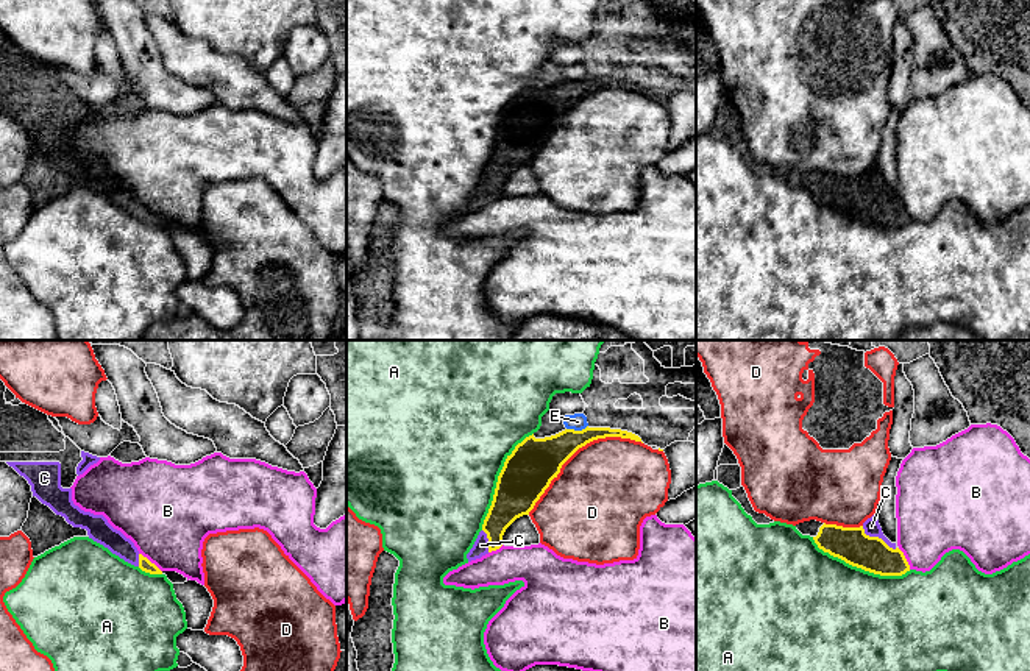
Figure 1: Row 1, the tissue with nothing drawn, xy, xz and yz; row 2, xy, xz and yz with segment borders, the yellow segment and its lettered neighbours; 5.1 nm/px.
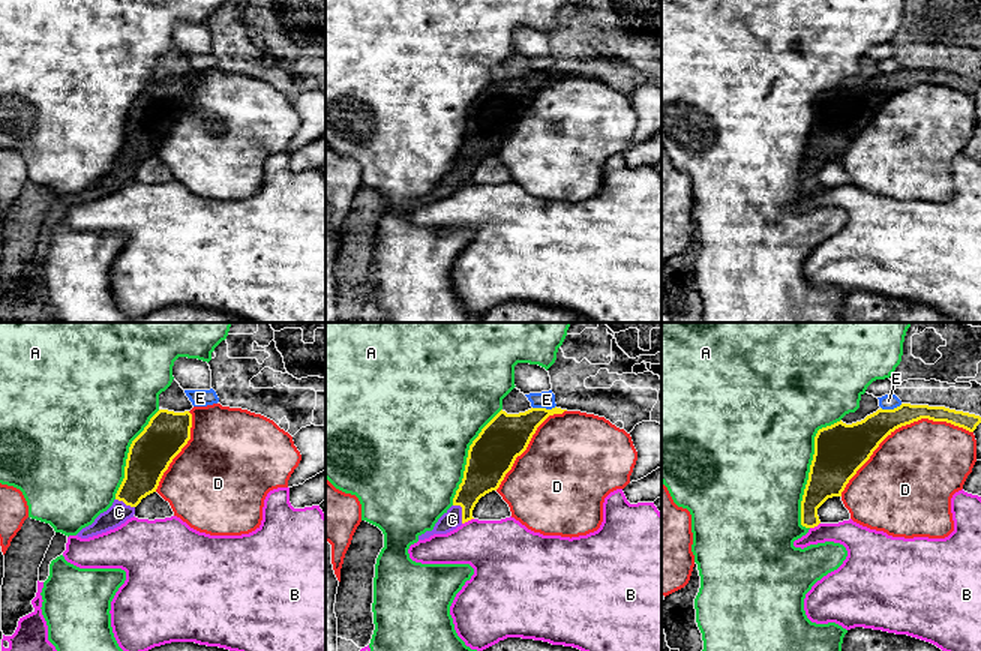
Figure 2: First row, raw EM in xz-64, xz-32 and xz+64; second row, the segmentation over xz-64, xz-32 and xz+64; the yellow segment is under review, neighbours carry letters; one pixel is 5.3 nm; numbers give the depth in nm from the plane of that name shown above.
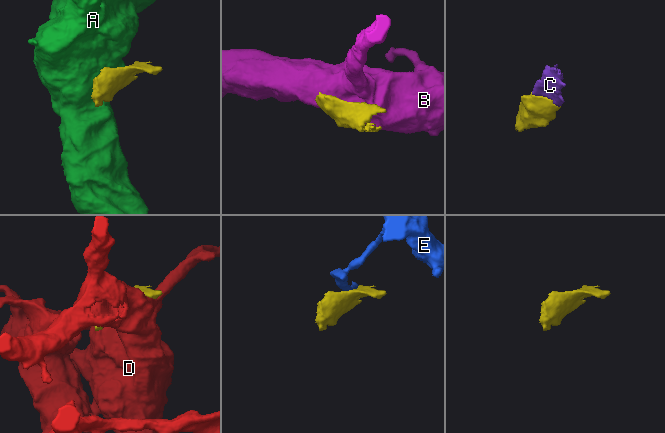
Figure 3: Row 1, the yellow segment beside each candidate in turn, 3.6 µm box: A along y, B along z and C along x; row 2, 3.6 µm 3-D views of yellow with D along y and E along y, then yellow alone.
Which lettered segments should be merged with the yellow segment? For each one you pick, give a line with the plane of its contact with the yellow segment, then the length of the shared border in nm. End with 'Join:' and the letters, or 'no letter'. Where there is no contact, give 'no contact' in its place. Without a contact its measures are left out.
C: contact in yz; length 220 nm
Join: C

